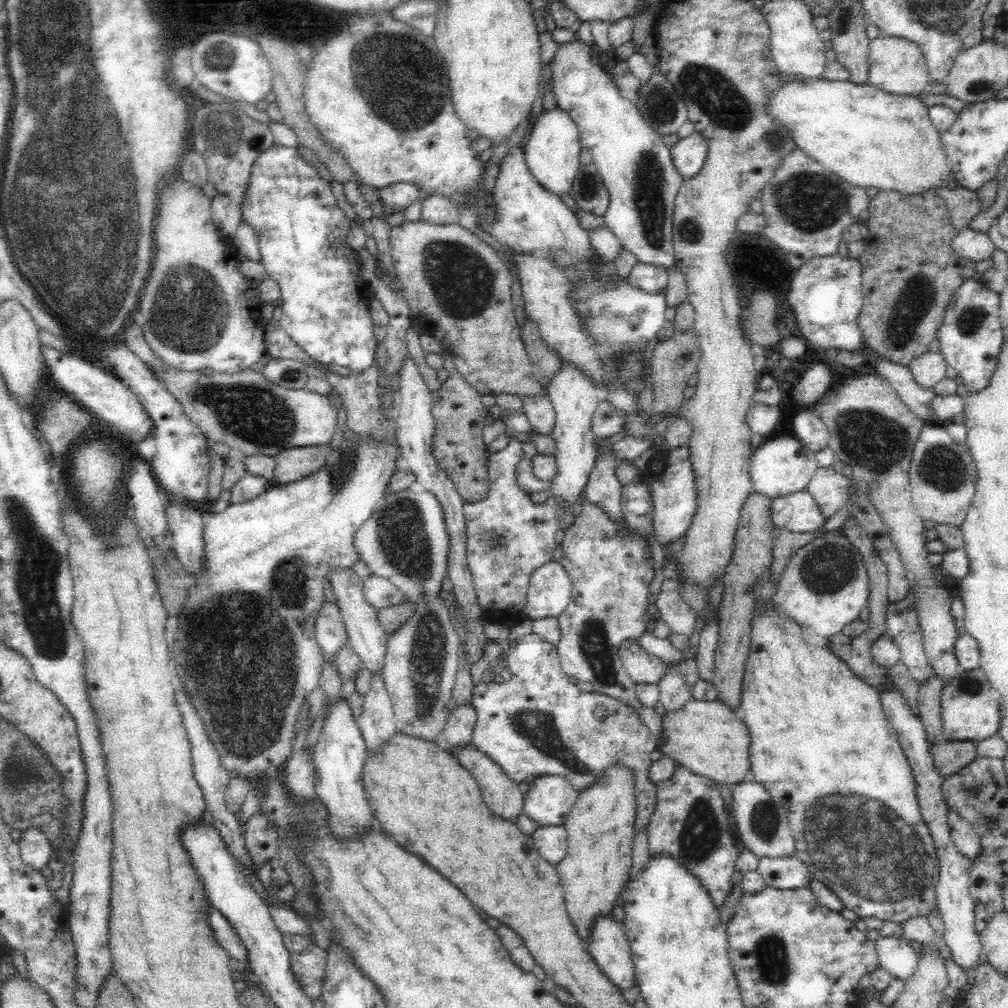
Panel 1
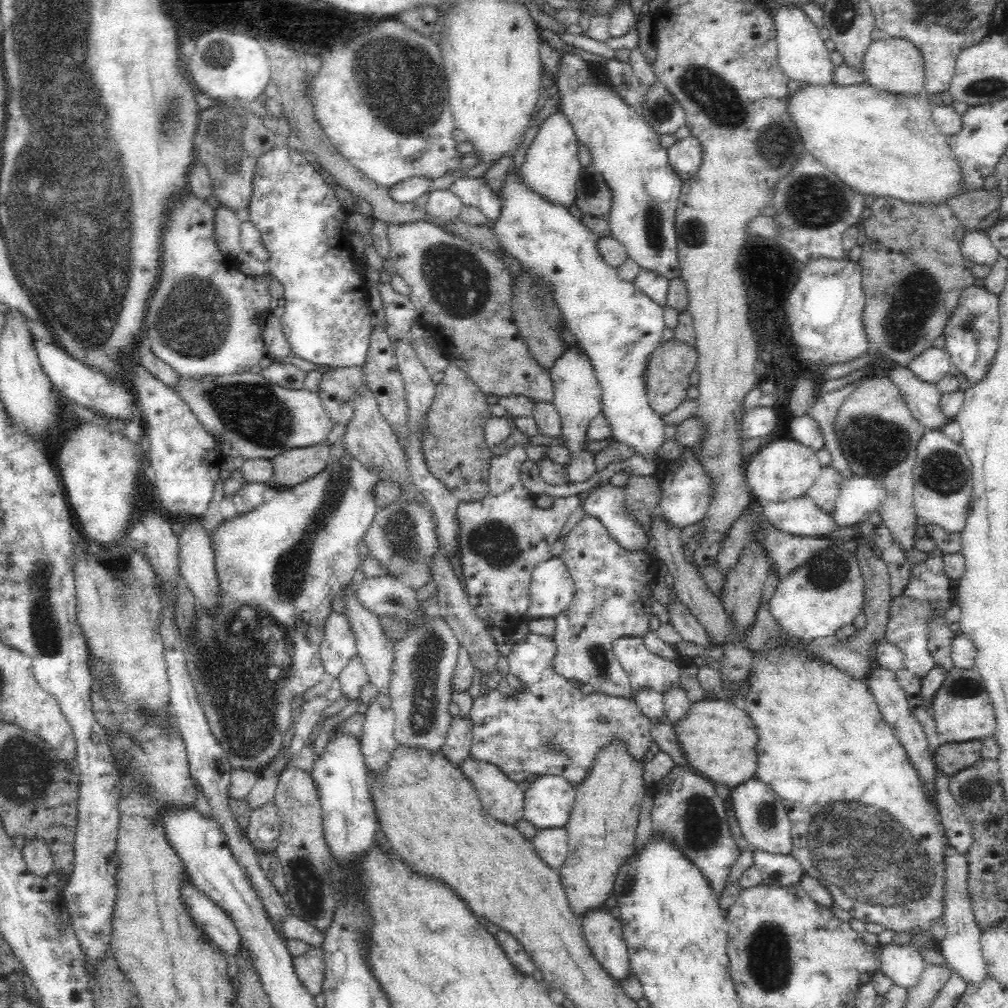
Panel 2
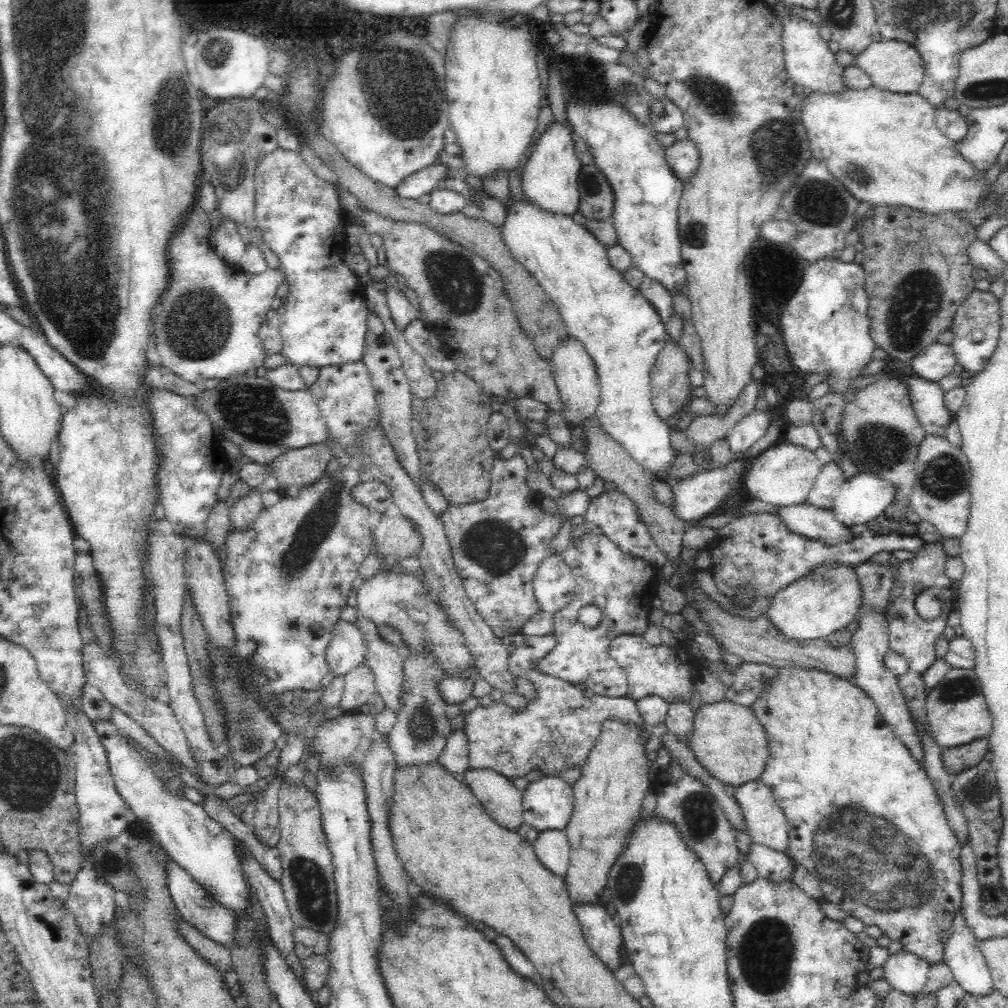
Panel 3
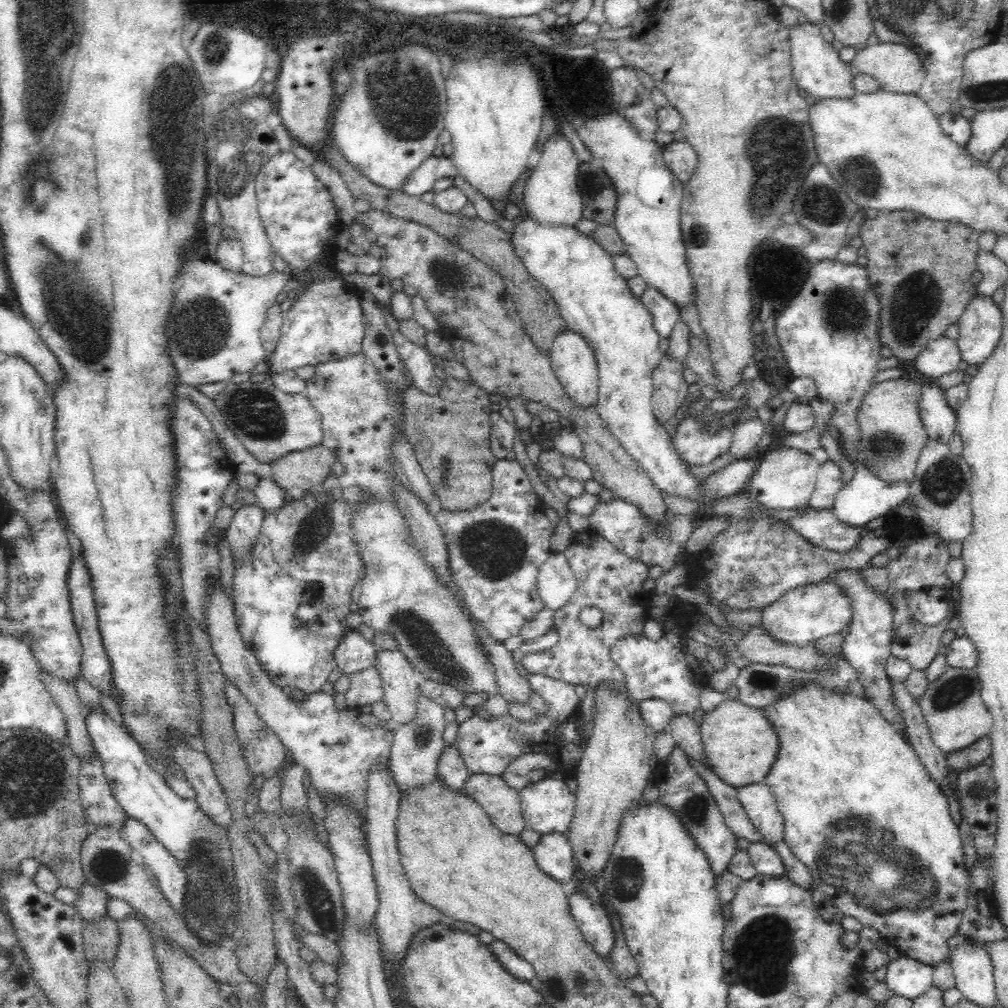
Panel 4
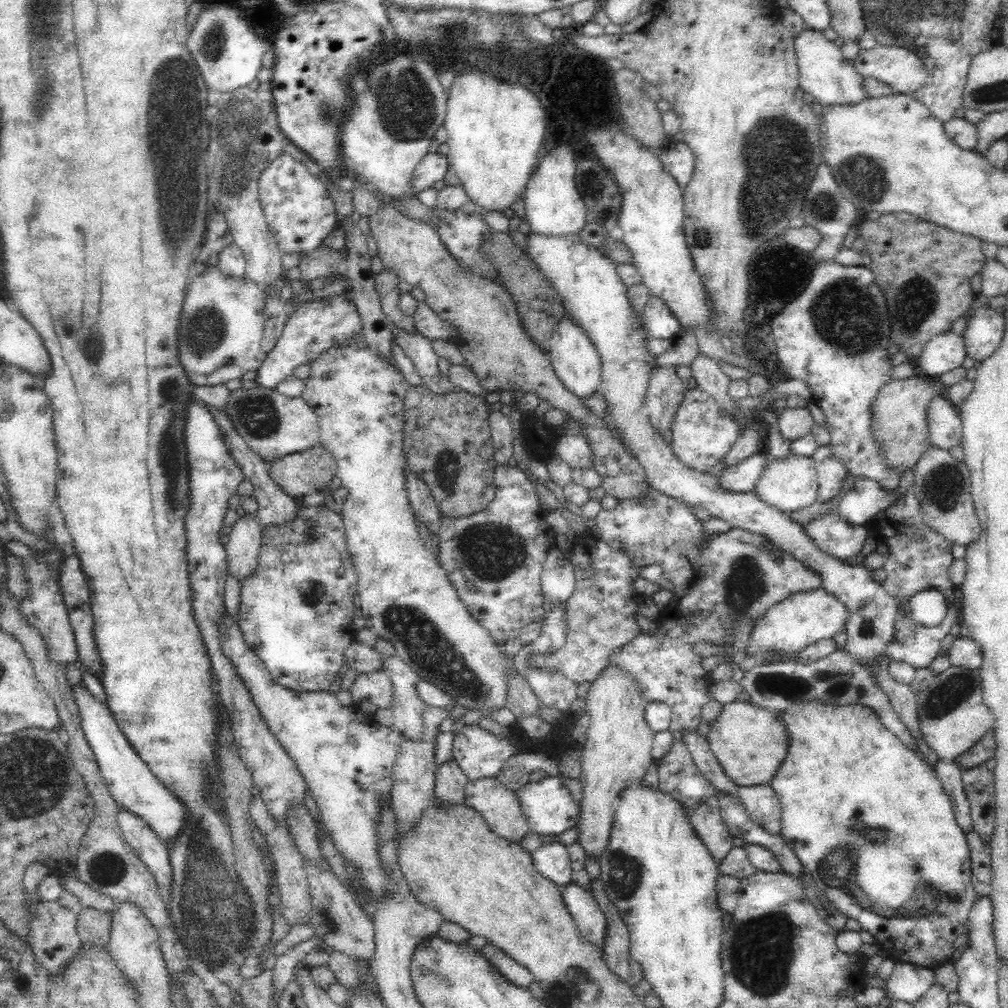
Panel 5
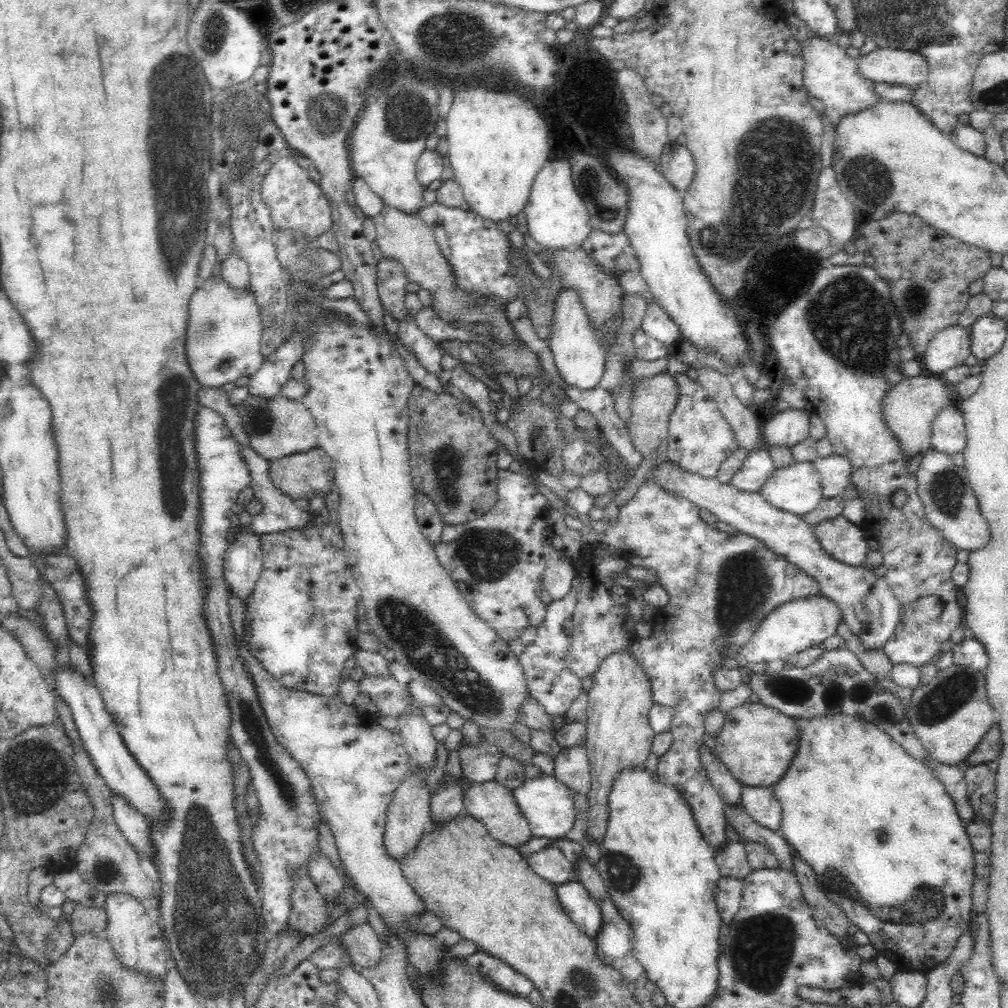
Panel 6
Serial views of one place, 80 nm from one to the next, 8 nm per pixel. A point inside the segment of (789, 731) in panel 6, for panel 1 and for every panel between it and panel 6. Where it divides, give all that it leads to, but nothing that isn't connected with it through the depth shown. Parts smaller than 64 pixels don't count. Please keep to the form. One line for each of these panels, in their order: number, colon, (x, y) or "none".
1: (711, 739)
2: (719, 739)
3: (728, 739)
4: (740, 744)
5: (750, 742)

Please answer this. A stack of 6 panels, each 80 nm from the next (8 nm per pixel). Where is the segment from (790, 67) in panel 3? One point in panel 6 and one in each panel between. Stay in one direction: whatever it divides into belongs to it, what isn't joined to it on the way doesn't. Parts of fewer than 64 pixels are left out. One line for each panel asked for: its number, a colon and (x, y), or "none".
4: (817, 68)
5: (832, 79)
6: (830, 74)

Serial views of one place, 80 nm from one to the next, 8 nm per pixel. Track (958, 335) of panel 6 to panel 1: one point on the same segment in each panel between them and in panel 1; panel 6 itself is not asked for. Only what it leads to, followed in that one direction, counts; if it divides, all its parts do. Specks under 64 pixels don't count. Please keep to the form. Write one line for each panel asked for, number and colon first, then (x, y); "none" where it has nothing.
1: (928, 369)
2: (933, 364)
3: (937, 360)
4: (941, 356)
5: (945, 352)

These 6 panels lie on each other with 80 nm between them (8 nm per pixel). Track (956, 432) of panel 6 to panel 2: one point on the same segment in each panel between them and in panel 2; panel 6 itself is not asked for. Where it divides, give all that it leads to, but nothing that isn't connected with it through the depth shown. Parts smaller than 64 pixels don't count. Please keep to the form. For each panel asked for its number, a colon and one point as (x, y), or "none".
2: (923, 399)
3: (928, 402)
4: (940, 420)
5: (945, 427)

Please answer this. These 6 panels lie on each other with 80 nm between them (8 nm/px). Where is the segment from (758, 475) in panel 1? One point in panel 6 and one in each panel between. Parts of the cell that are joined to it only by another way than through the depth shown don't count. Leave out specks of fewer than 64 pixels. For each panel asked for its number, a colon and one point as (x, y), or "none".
2: (780, 470)
3: (782, 475)
4: (784, 479)
5: (791, 484)
6: (796, 489)

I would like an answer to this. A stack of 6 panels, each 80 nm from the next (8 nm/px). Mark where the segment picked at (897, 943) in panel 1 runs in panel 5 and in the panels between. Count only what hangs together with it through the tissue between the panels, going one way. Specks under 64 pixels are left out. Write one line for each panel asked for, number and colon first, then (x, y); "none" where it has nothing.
2: (903, 965)
3: (907, 973)
4: (909, 978)
5: (908, 983)

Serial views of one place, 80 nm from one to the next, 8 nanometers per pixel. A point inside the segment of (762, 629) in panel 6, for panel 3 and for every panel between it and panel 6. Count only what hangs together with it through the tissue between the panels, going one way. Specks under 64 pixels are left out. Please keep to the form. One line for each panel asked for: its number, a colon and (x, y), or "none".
3: (826, 601)
4: (804, 614)
5: (788, 627)

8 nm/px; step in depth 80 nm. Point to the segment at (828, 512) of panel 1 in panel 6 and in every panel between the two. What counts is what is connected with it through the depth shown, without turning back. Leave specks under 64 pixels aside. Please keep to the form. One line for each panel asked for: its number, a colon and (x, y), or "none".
2: (824, 490)
3: (822, 495)
4: (828, 483)
5: (831, 472)
6: (835, 471)

